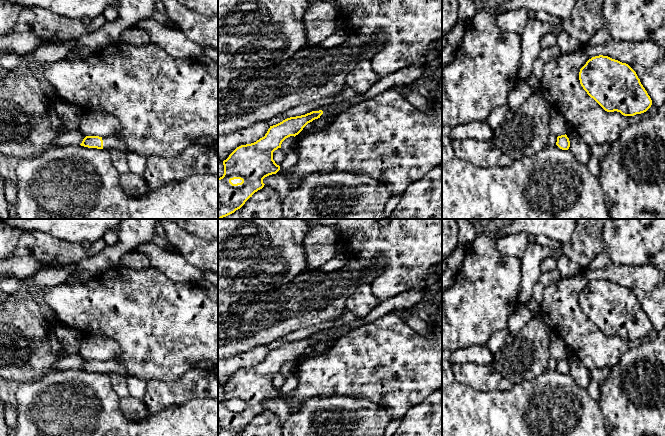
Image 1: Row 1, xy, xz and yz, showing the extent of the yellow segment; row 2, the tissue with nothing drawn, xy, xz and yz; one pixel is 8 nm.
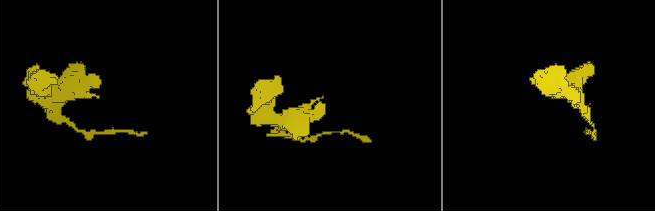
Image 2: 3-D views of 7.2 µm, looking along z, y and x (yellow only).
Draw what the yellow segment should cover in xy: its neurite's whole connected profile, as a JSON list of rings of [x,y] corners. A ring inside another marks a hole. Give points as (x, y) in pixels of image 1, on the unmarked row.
[[[116,359],[106,361],[86,360],[80,369],[88,372],[115,373],[125,377],[126,379],[130,377],[123,364]]]

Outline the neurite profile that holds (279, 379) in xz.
[[[278,372],[273,376],[273,384],[277,389],[281,389],[286,381],[286,377],[282,374],[282,372]]]

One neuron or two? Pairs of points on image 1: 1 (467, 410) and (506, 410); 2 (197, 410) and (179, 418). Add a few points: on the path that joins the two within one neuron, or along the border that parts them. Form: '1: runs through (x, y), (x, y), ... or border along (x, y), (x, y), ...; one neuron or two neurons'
1: runs through (477, 410), (496, 410); one neuron
2: runs through (193, 414), (189, 418), (183, 418); one neuron

